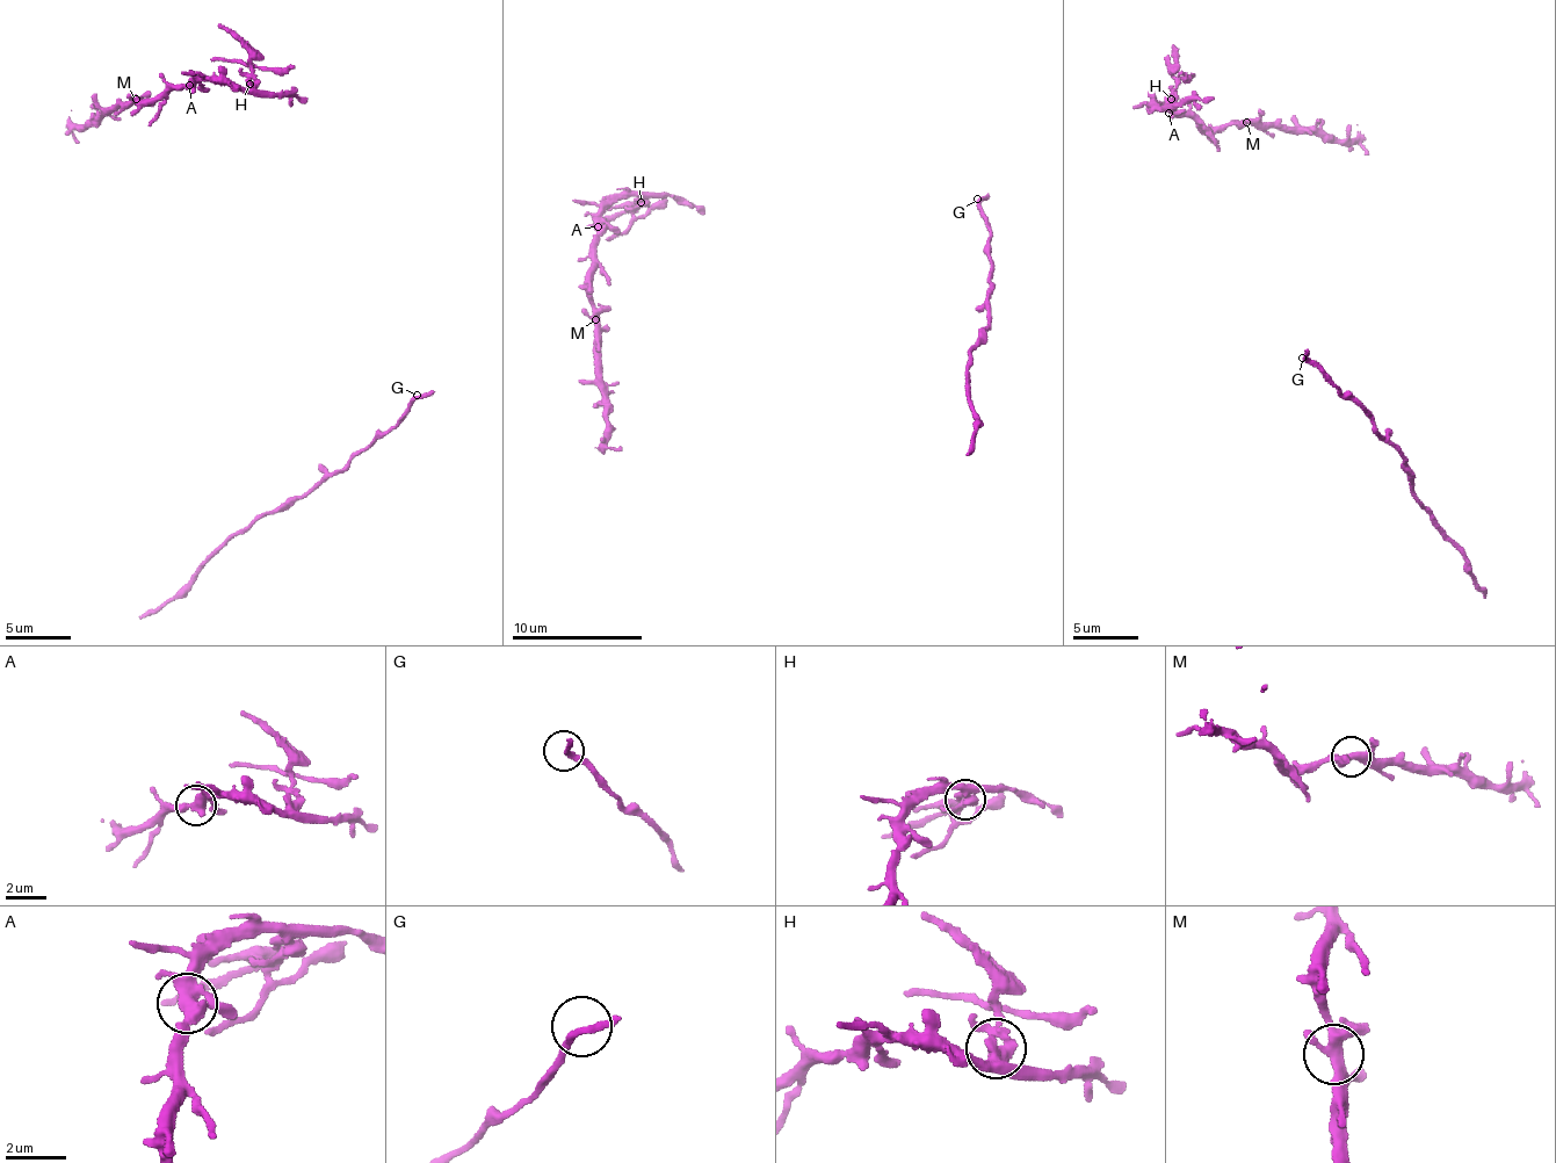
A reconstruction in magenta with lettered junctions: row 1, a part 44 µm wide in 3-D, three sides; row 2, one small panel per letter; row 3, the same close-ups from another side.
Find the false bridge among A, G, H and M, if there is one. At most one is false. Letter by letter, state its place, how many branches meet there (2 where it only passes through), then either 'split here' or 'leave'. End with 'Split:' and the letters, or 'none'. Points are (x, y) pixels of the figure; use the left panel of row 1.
A: at (189, 85); 4 branches meet; leave
G: at (417, 395); 2 branches meet; leave
H: at (250, 84); 4 branches meet; split here
M: at (136, 99); 4 branches meet; leave
Split: H

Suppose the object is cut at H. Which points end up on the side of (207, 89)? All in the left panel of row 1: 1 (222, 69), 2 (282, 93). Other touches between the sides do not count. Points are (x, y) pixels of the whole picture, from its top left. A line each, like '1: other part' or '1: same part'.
1: same part
2: same part

